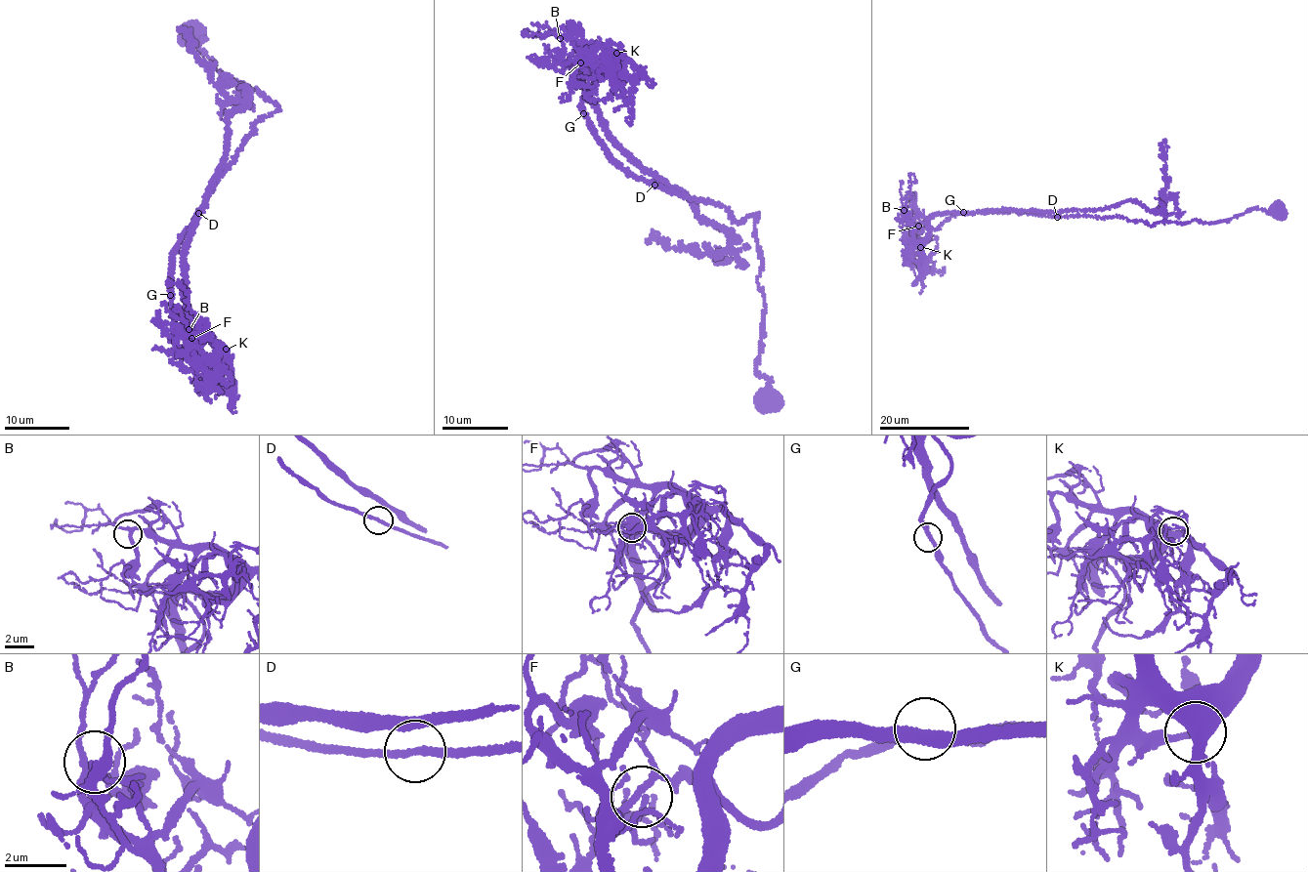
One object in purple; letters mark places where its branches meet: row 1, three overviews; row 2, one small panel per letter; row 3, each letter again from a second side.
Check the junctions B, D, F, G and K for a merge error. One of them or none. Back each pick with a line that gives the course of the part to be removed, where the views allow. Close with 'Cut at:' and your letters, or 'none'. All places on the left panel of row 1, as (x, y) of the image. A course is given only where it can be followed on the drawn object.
Cut at: none

